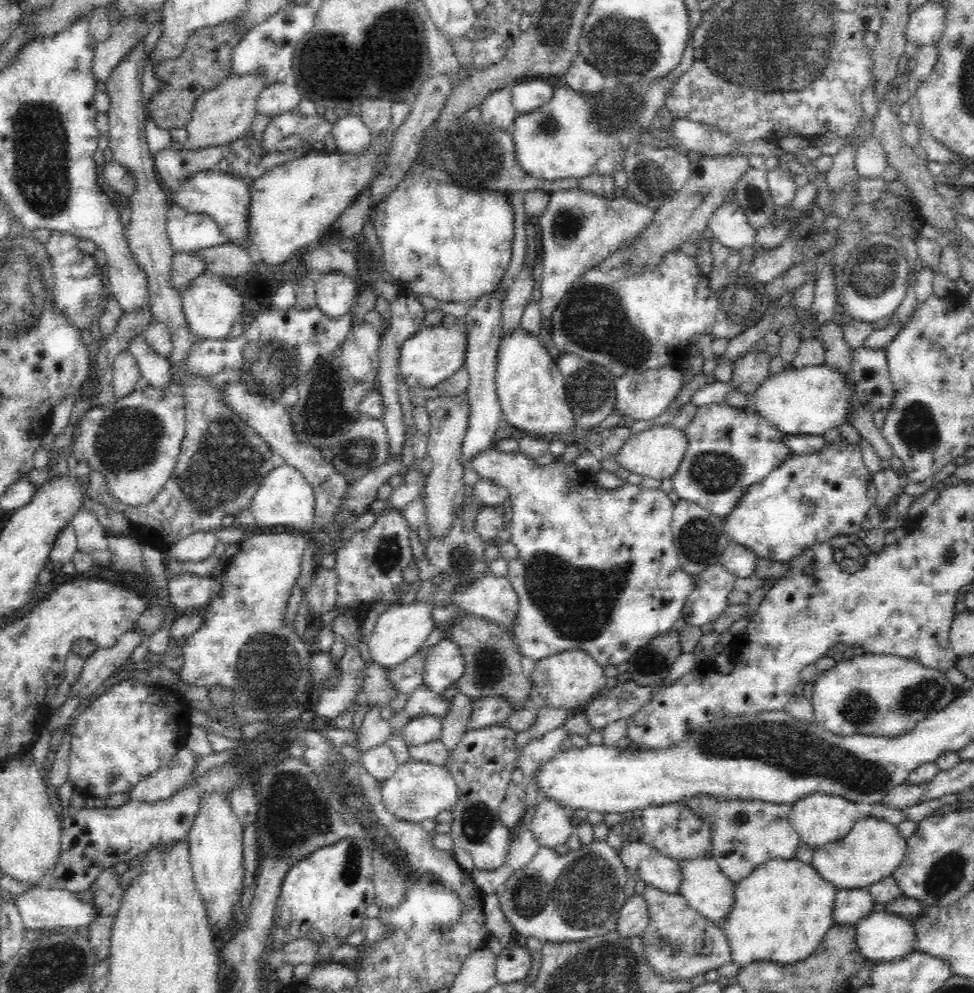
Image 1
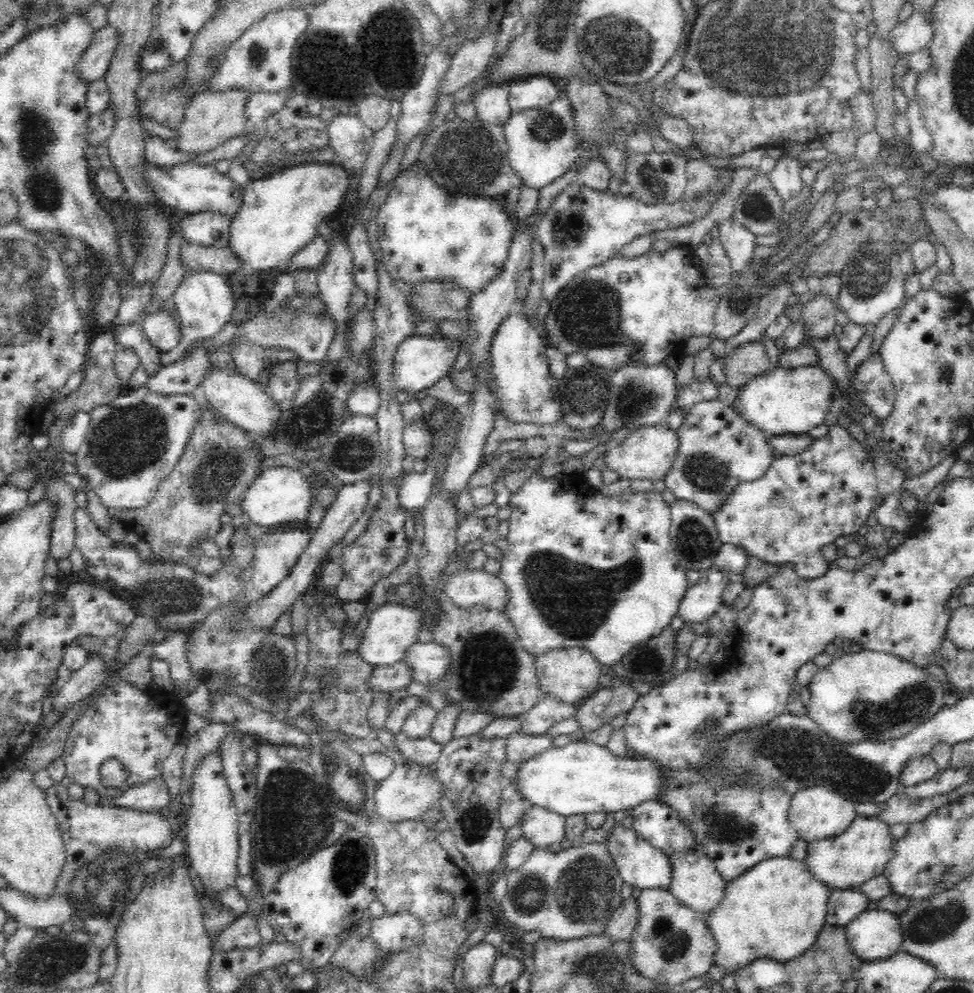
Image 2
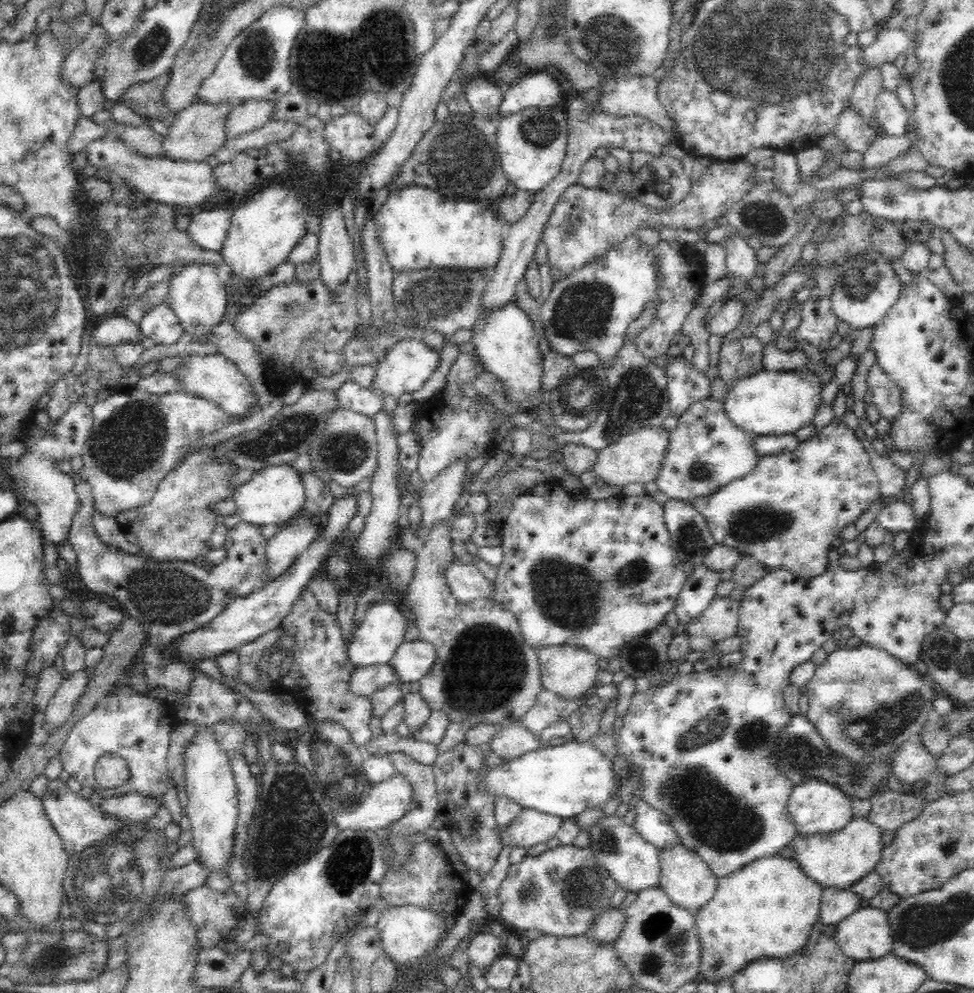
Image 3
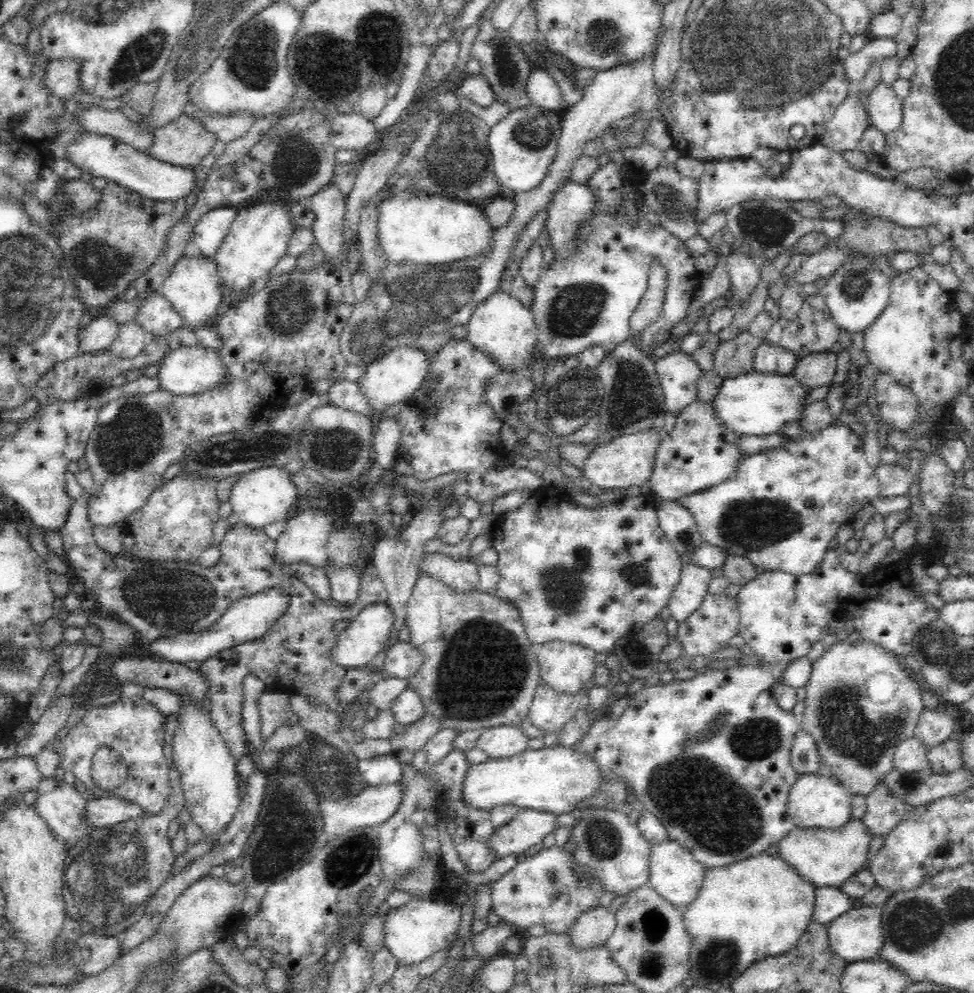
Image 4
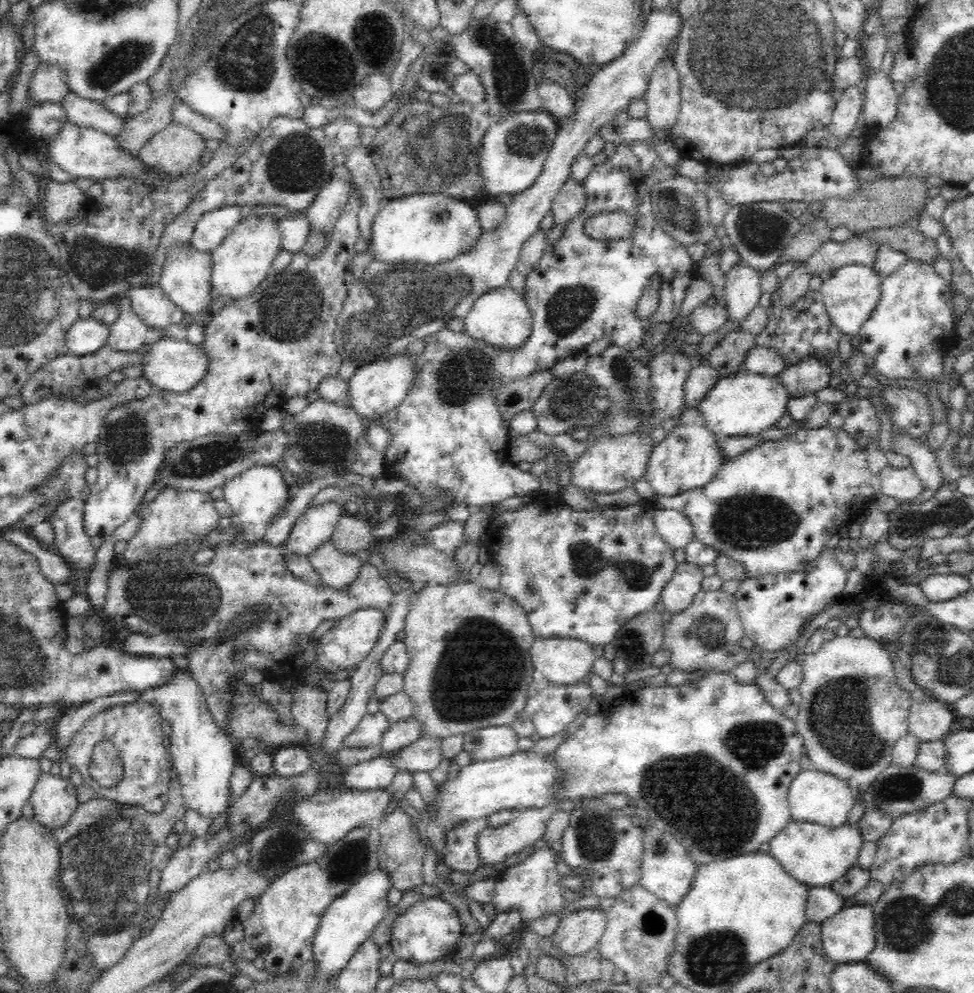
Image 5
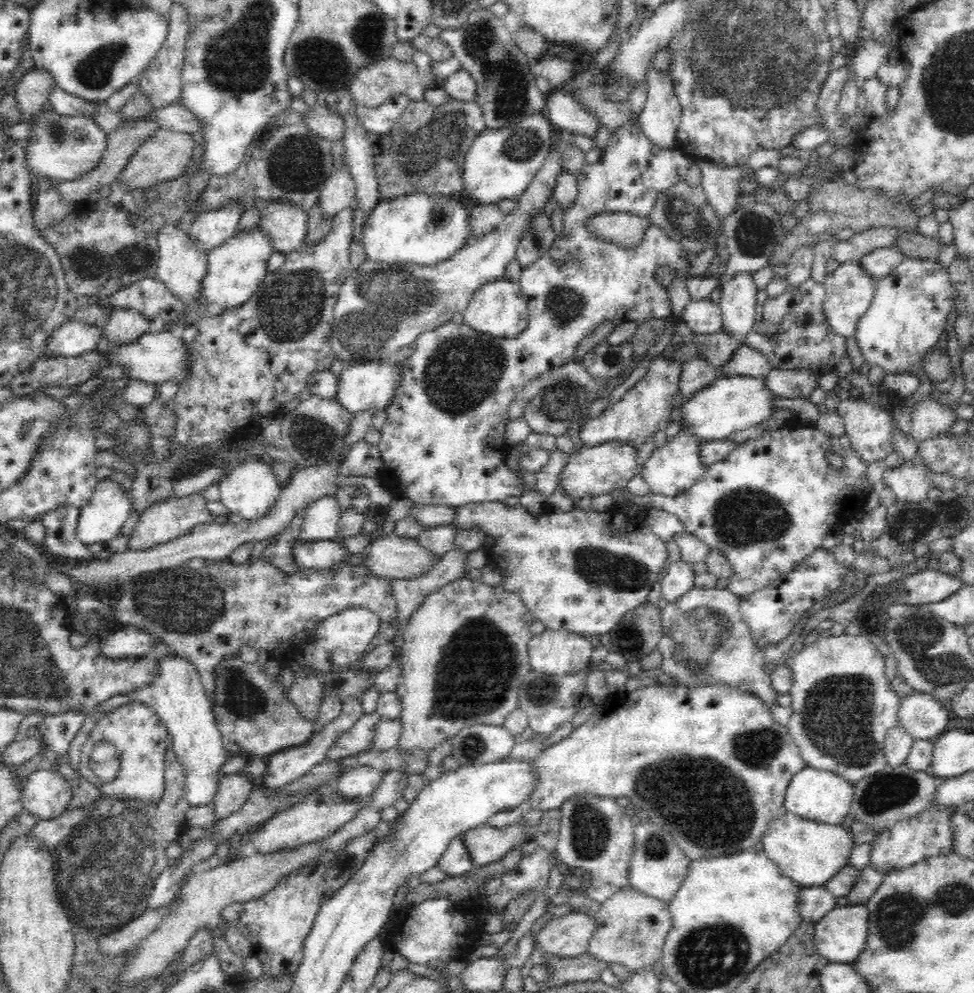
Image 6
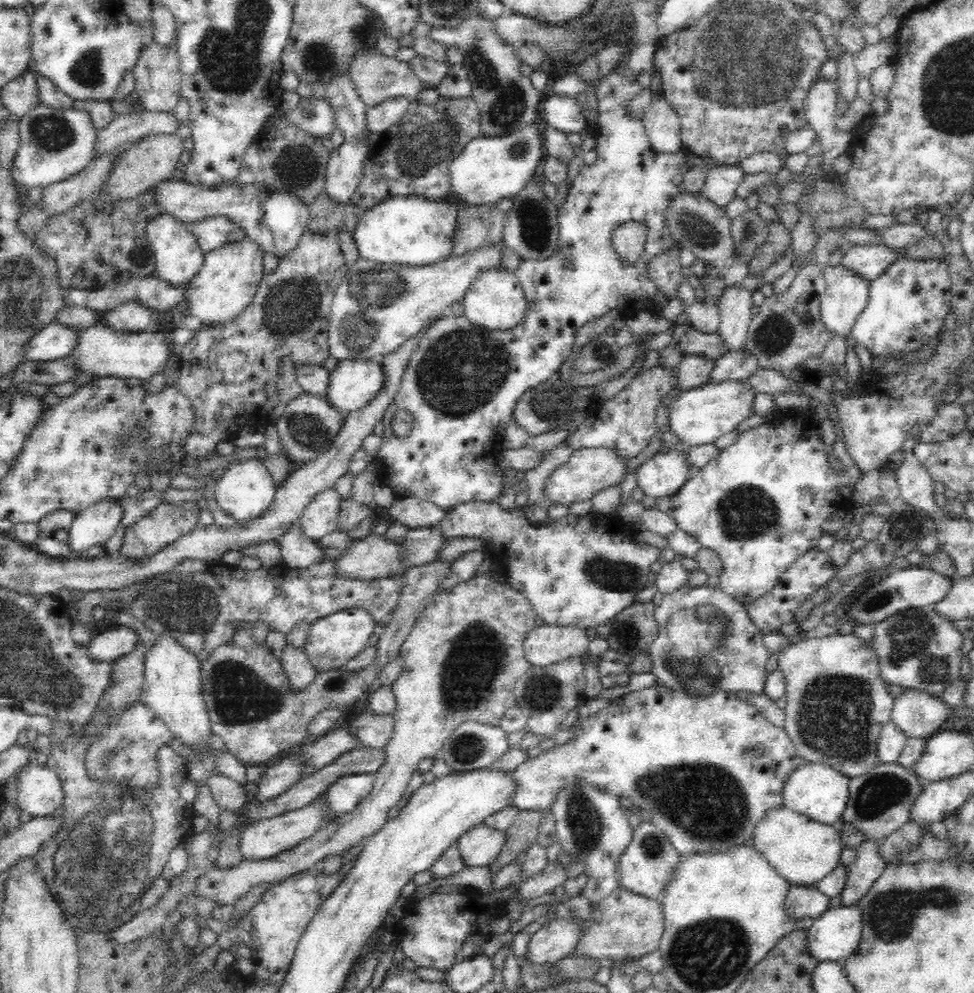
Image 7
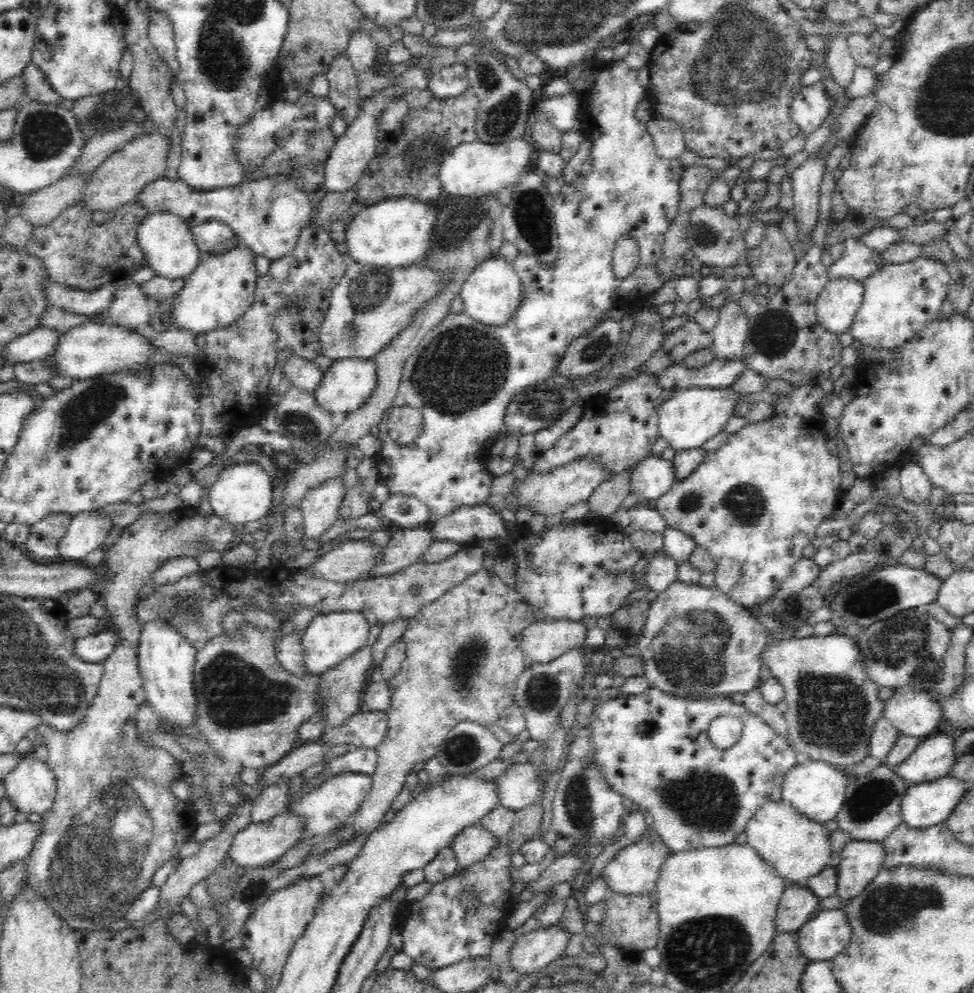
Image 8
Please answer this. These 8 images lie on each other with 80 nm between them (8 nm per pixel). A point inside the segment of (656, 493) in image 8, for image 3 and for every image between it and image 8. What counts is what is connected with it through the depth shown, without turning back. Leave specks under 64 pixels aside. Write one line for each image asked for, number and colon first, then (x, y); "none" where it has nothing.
3: (704, 451)
4: (696, 453)
5: (685, 458)
6: (672, 467)
7: (660, 475)

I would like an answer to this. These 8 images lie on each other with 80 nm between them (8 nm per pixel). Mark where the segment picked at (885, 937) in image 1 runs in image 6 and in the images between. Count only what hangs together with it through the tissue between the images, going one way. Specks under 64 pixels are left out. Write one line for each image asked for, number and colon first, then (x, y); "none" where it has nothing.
2: (872, 934)
3: (863, 935)
4: (854, 935)
5: (845, 937)
6: (838, 935)

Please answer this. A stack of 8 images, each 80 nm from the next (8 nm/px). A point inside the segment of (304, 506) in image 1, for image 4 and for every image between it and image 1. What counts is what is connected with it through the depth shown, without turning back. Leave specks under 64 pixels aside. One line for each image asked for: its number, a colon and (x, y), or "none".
2: (277, 494)
3: (274, 494)
4: (263, 495)

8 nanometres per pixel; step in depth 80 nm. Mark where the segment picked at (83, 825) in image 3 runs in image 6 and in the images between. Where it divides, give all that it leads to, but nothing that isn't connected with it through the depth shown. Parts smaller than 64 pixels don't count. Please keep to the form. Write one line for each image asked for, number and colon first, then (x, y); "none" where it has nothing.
4: (58, 804)
5: (52, 798)
6: (44, 793)

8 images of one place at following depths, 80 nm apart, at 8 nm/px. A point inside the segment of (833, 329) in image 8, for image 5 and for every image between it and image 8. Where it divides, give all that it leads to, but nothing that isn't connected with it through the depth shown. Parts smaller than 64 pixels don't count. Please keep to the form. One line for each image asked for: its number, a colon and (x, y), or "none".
5: (851, 293)
6: (848, 291)
7: (844, 298)

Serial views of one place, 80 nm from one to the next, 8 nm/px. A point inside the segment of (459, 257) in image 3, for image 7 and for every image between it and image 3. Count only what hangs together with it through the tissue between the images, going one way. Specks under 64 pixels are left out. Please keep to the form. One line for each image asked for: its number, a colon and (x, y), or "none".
4: (412, 227)
5: (429, 228)
6: (423, 229)
7: (405, 230)

